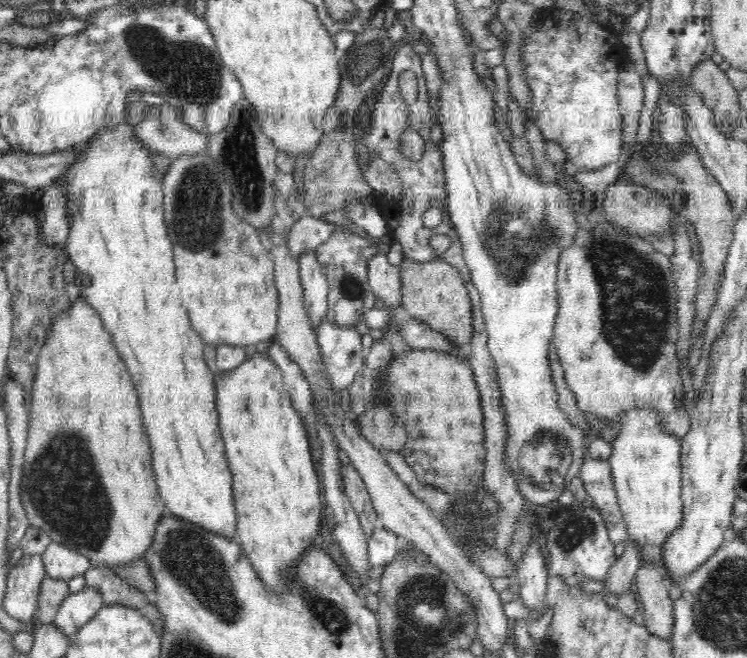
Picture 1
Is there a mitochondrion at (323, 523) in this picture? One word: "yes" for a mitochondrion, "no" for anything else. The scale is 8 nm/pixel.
no

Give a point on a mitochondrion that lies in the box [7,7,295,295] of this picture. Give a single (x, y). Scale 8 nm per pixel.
(191, 73)

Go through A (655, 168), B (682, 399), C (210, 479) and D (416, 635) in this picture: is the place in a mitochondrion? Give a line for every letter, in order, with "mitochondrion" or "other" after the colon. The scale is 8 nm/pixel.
A: mitochondrion
B: other
C: other
D: mitochondrion

